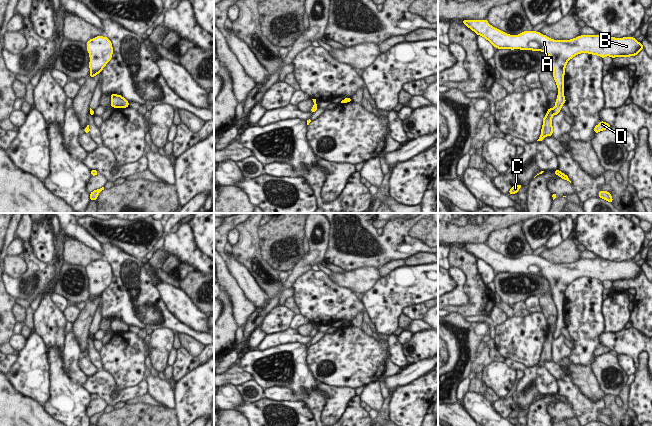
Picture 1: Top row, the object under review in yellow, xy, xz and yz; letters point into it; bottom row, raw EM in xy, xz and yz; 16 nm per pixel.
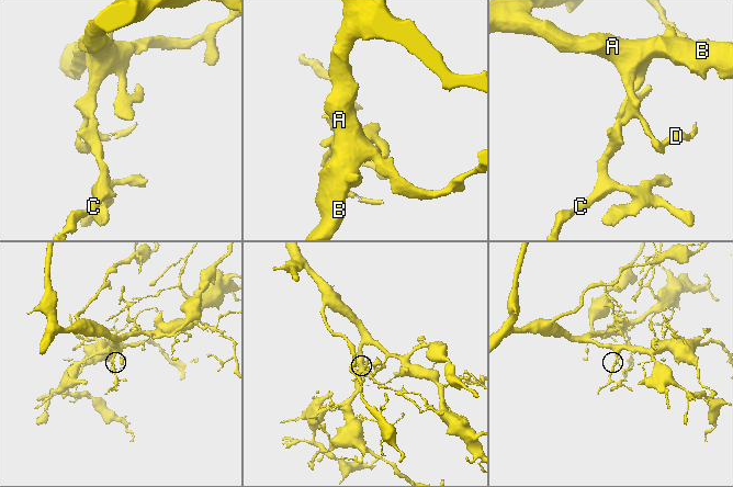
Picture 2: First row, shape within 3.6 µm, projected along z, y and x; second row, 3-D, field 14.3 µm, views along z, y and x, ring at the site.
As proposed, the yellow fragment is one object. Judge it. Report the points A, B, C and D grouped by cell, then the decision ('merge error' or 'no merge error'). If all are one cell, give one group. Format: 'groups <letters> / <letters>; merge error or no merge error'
groups A B D / C; merge error

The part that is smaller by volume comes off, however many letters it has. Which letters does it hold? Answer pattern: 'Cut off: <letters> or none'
Cut off: C

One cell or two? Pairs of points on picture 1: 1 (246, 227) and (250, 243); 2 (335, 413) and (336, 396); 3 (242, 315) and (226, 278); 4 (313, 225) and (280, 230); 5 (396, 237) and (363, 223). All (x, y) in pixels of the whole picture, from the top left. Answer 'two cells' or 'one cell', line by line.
1: one cell
2: one cell
3: one cell
4: two cells
5: one cell

